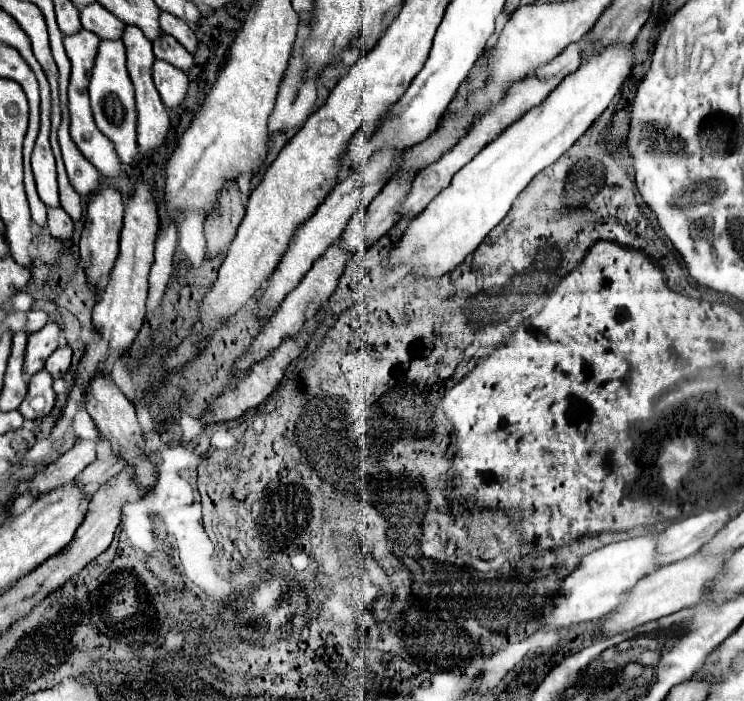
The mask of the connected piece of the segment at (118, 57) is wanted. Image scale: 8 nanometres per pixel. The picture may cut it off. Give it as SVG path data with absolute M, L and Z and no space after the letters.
M107 40L101 42L99 54L95 58L95 68L89 82L89 96L91 96L91 108L97 128L115 144L119 160L123 164L131 164L137 156L137 110L135 110L135 96L133 96L133 84L129 80L127 68L125 68L125 46L123 42Z

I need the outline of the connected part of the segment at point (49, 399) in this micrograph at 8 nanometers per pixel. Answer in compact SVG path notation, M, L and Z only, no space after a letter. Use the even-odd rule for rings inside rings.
M41 370L39 374L31 376L29 392L19 406L19 412L23 414L25 420L35 420L35 418L47 416L53 410L55 392L53 392L51 384L53 384L53 378L51 378L51 374L47 374L47 370Z

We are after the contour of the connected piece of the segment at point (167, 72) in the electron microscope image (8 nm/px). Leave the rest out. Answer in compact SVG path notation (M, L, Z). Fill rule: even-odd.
M157 60L153 64L153 80L155 80L159 96L167 108L175 108L185 100L189 80L183 70L177 70L175 66L171 66L163 60Z

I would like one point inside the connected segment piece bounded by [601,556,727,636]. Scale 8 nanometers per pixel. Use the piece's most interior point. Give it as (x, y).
(677, 586)

